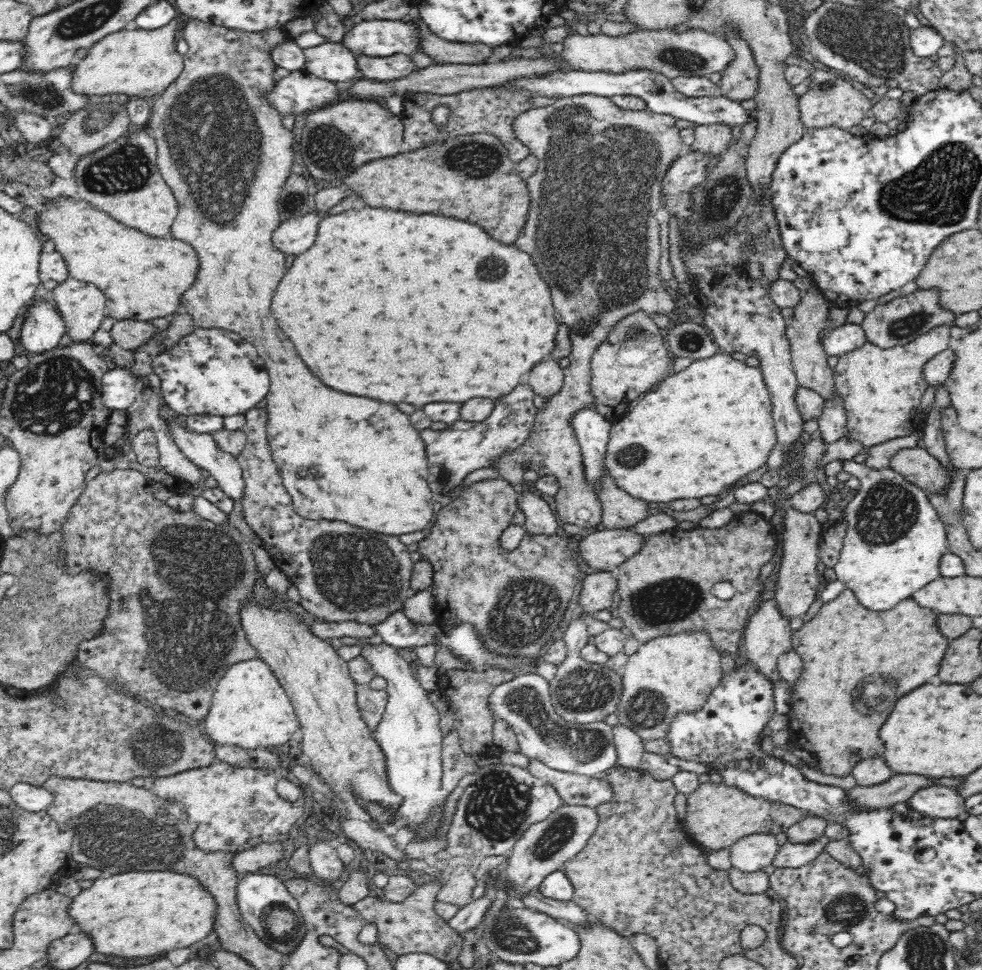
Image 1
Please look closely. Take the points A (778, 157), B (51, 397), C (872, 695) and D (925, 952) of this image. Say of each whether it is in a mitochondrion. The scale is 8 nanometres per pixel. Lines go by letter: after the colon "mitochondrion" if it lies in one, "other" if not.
A: other
B: mitochondrion
C: mitochondrion
D: mitochondrion

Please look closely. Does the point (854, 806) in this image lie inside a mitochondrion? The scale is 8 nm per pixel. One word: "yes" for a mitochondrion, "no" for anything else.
no

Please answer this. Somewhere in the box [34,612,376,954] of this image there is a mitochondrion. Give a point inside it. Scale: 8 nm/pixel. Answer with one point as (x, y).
(158, 837)

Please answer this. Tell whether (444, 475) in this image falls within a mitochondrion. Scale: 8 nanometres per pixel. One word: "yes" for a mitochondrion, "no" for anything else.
yes

